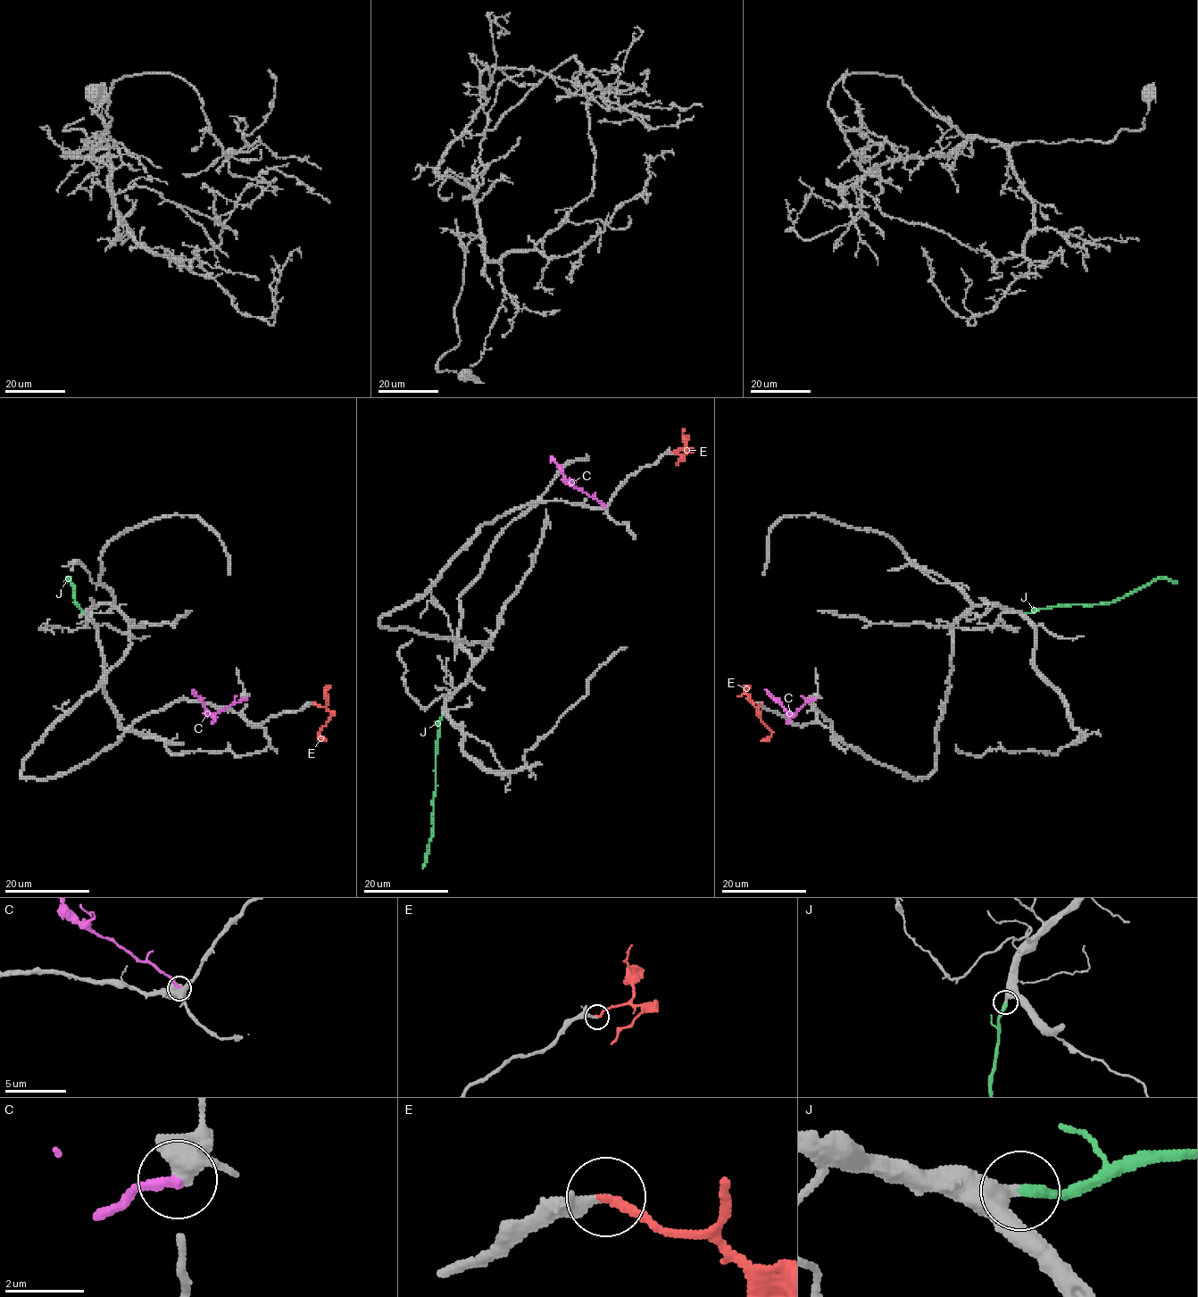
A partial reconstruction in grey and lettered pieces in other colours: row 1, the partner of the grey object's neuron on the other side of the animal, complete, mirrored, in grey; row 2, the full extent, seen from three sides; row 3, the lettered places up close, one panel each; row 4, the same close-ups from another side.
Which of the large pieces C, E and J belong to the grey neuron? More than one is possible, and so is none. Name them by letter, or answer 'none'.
J

